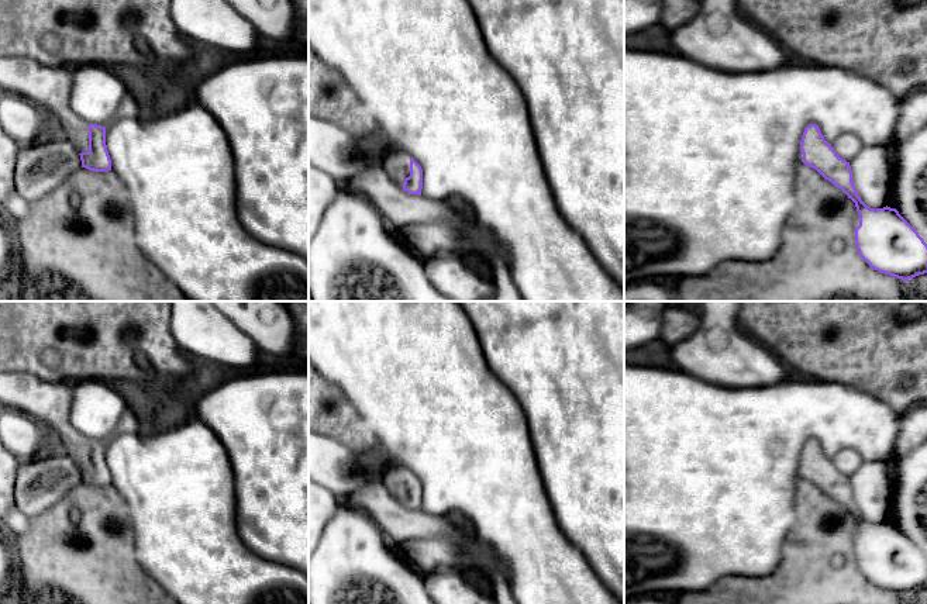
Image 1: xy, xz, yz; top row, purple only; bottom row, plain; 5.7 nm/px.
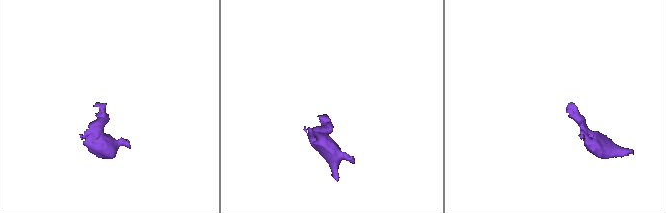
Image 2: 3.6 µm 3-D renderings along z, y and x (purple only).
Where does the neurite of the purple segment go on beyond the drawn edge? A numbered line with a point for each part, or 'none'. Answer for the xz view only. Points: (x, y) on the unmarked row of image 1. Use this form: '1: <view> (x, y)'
1: xz (397, 480)

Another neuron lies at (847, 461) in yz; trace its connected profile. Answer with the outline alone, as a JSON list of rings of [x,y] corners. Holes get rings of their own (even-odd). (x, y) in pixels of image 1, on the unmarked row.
[[[848,446],[841,449],[833,459],[833,465],[837,470],[850,477],[865,460],[857,446]]]

